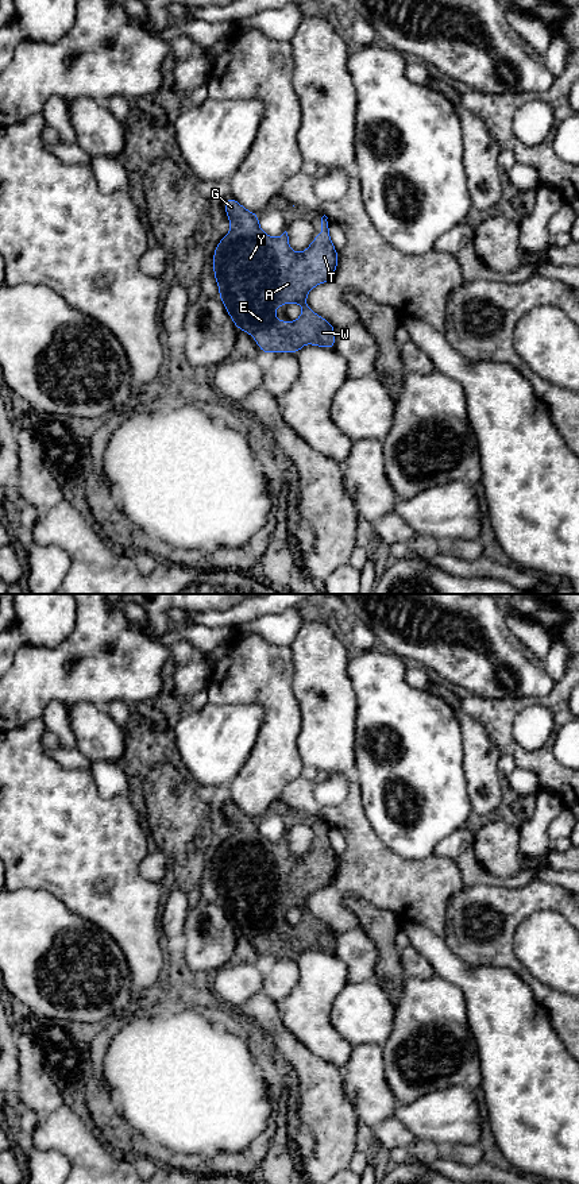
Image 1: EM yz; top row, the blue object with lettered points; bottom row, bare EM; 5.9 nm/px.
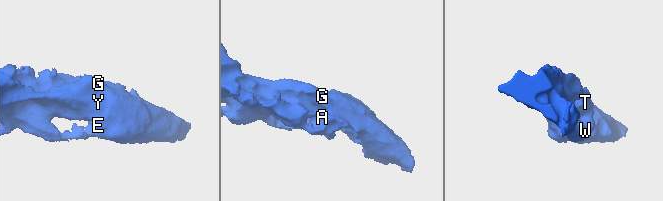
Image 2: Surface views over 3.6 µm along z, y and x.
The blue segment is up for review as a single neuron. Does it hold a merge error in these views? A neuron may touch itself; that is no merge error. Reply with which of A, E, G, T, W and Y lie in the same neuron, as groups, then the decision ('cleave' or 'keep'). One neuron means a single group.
A E G T W Y | keep

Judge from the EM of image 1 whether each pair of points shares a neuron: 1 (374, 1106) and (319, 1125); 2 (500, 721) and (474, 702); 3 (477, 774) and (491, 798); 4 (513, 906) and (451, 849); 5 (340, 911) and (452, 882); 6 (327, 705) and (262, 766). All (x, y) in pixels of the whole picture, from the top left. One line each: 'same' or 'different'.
1: different
2: same
3: same
4: different
5: same
6: different

